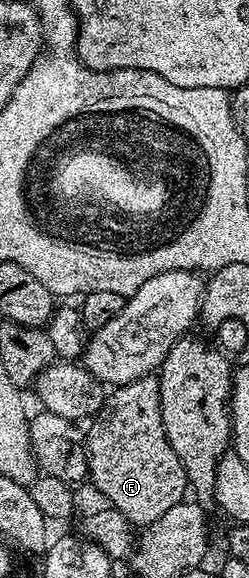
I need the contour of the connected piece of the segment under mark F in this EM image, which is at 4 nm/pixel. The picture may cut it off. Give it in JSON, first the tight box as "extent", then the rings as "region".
{"extent":[86,375,188,526],"region":[[[157,375],[141,376],[131,384],[117,385],[107,395],[106,403],[98,411],[97,416],[89,421],[86,437],[86,457],[88,458],[89,483],[93,484],[101,494],[124,518],[134,526],[145,526],[156,522],[160,514],[168,514],[172,506],[183,503],[185,492],[188,492],[184,466],[180,466],[180,458],[176,458],[176,450],[168,442],[164,434],[162,407],[158,401]]]}

